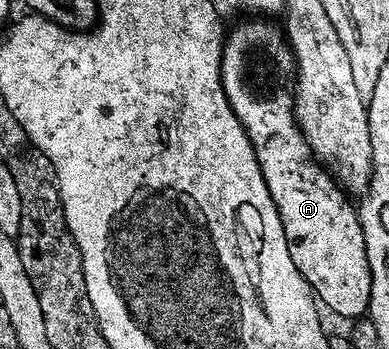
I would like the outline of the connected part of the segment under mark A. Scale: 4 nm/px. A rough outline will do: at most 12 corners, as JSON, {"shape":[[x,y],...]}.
{"shape":[[272,20],[224,40],[220,79],[321,307],[365,317],[357,207],[296,124]]}

